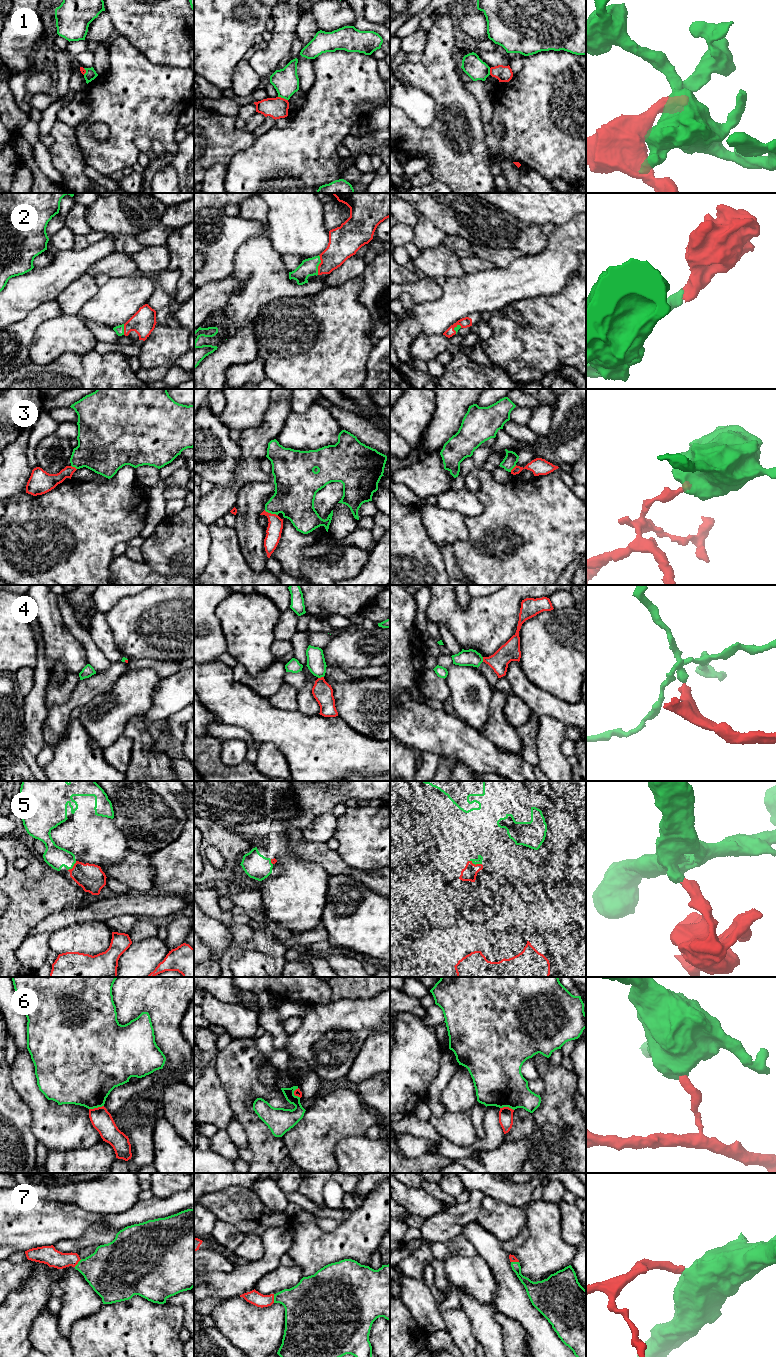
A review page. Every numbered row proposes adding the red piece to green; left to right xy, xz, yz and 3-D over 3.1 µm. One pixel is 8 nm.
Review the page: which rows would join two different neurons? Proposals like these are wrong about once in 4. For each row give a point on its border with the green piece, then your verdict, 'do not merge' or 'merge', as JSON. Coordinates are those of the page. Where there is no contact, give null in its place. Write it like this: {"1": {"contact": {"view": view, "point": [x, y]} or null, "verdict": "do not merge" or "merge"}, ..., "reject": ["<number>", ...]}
{"1": {"contact": {"view": "xz", "point": [283, 97]}, "verdict": "do not merge"}, "2": {"contact": {"view": "xz", "point": [318, 265]}, "verdict": "merge"}, "3": {"contact": {"view": "xz", "point": [271, 513]}, "verdict": "do not merge"}, "4": {"contact": {"view": "xz", "point": [320, 677]}, "verdict": "do not merge"}, "5": {"contact": {"view": "yz", "point": [475, 864]}, "verdict": "merge"}, "6": {"contact": {"view": "xy", "point": [96, 1107]}, "verdict": "do not merge"}, "7": {"contact": {"view": "xz", "point": [274, 1298]}, "verdict": "merge"}, "reject": ["1", "3", "4", "6"]}

